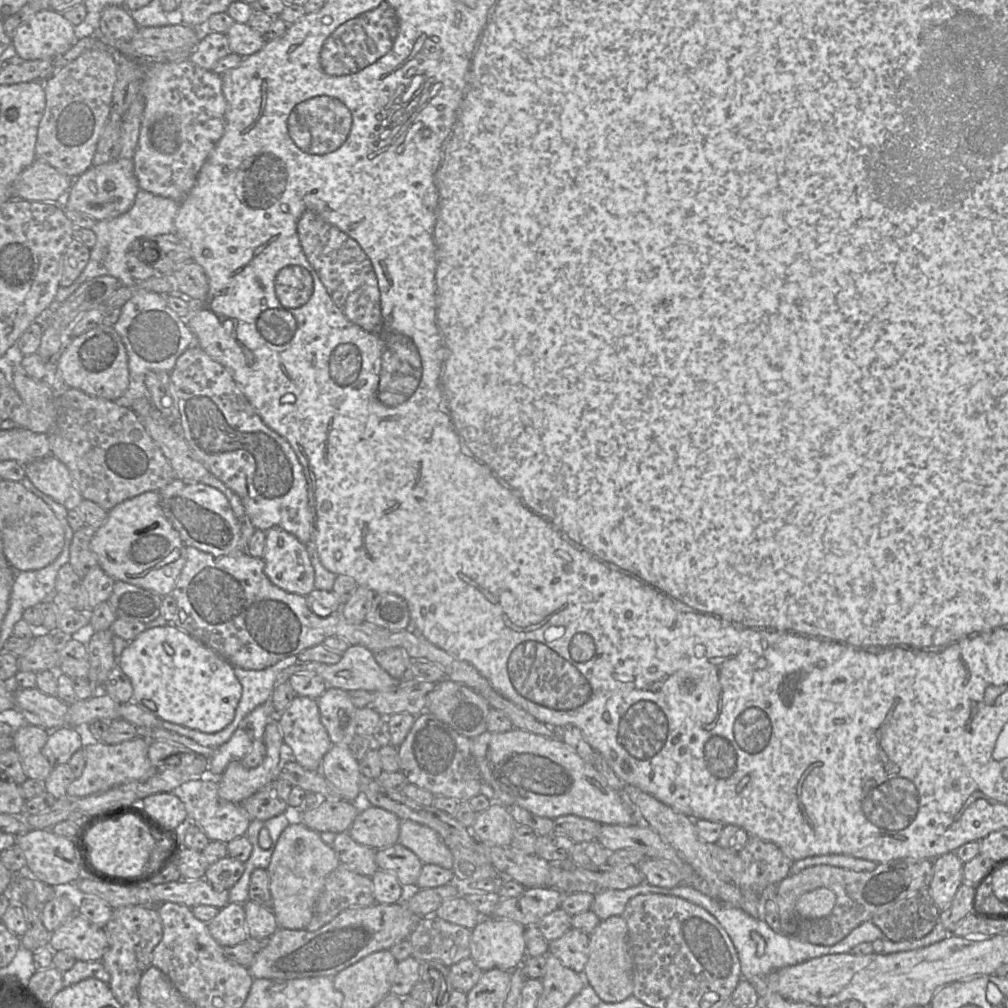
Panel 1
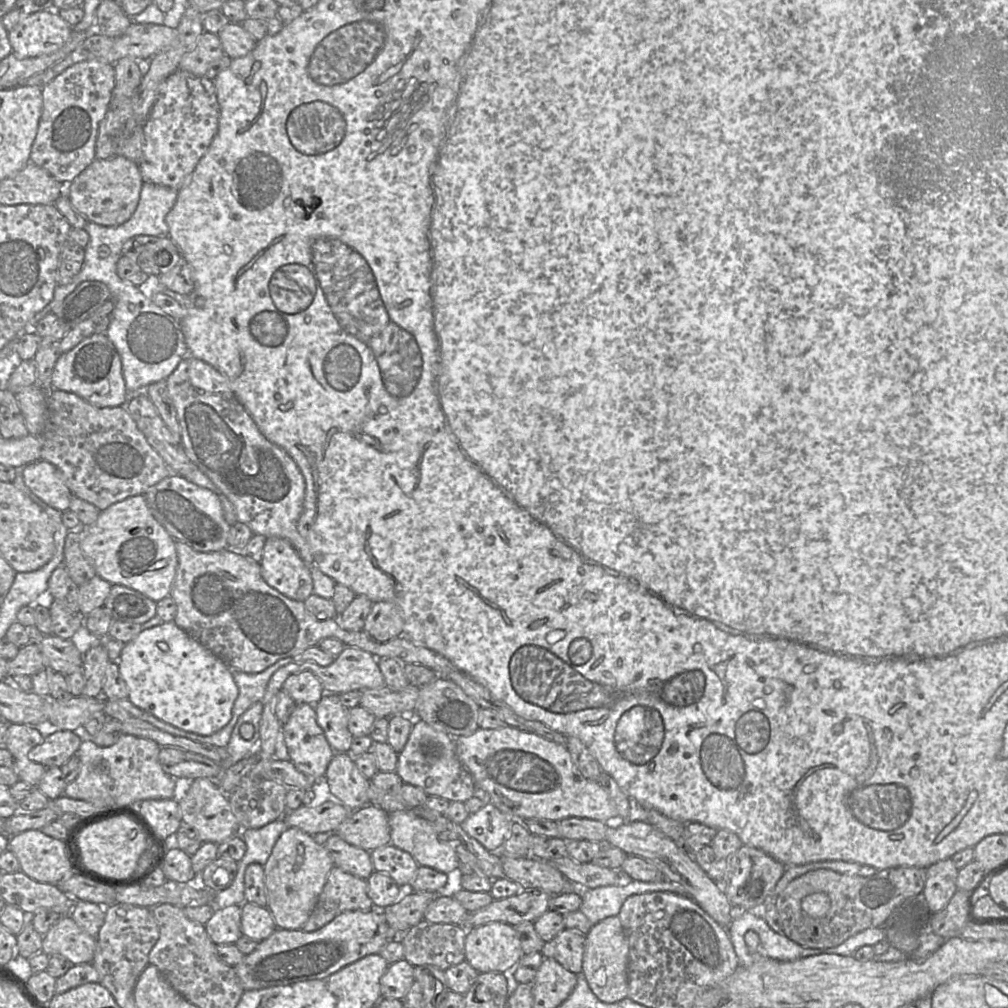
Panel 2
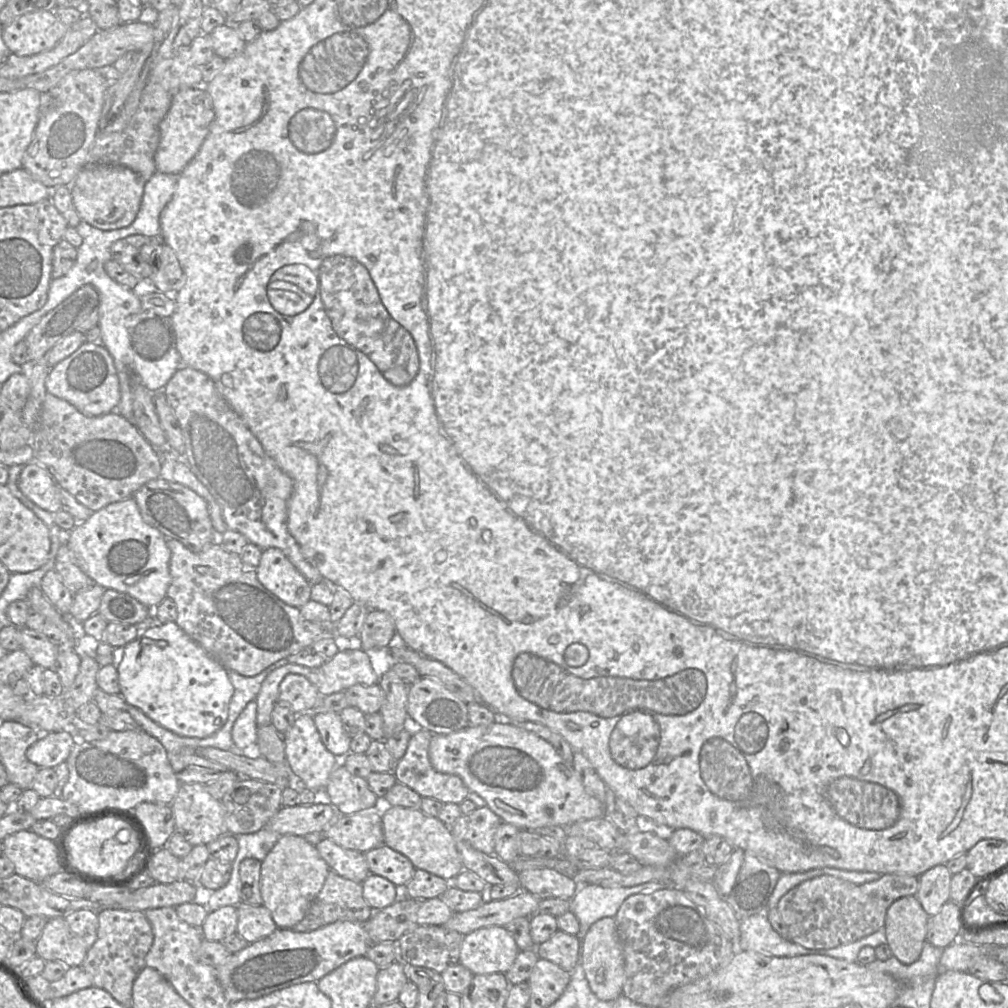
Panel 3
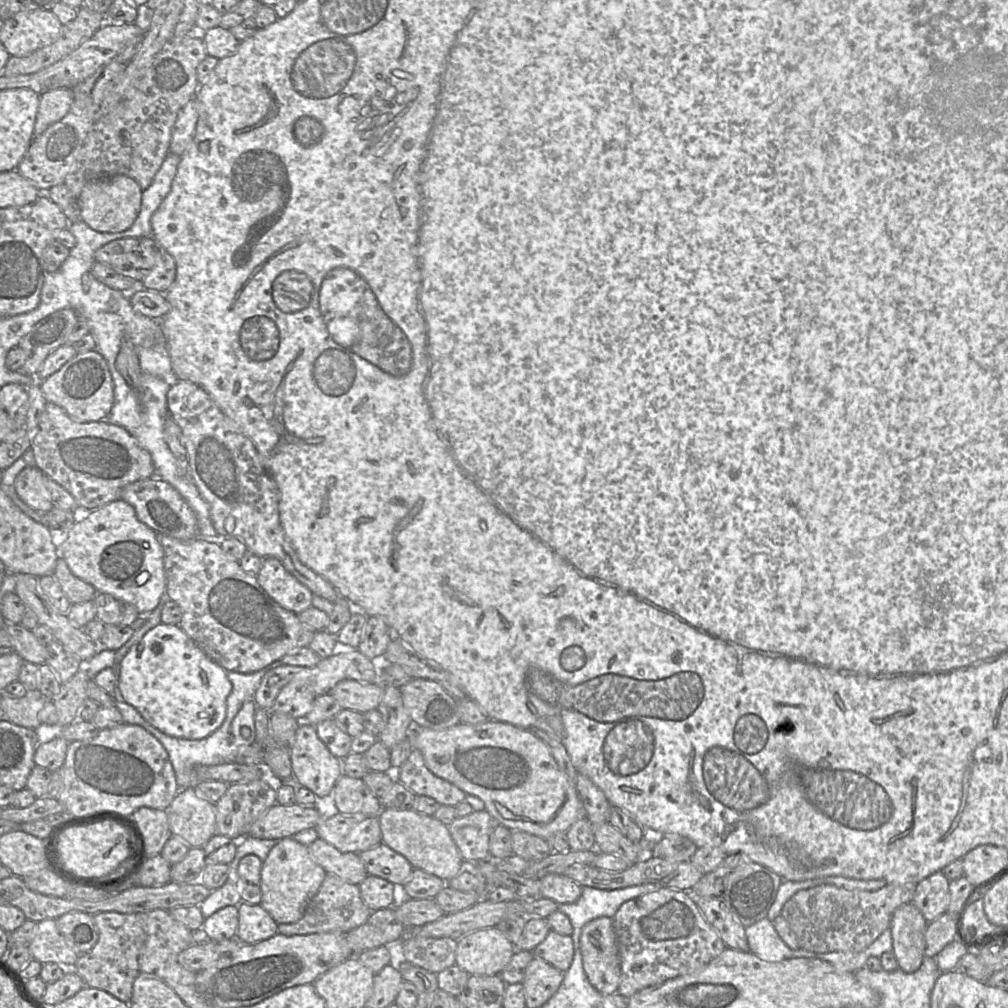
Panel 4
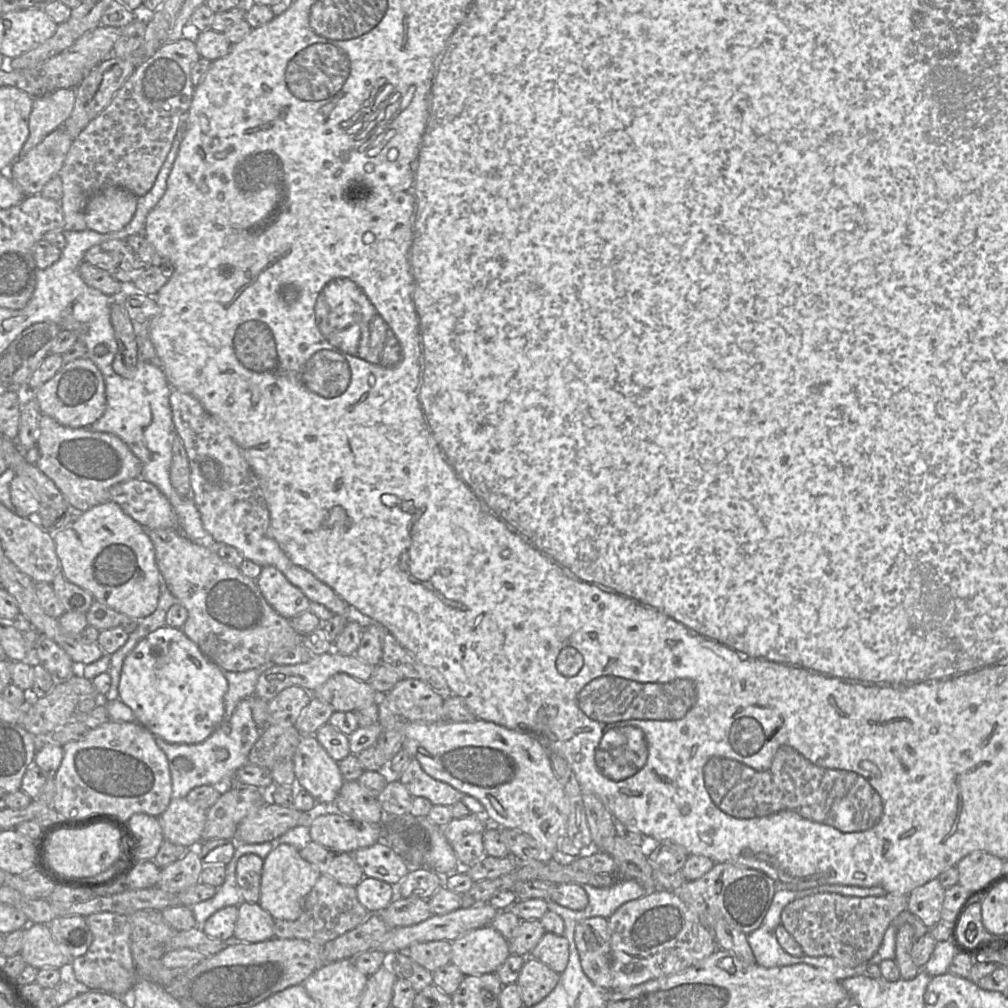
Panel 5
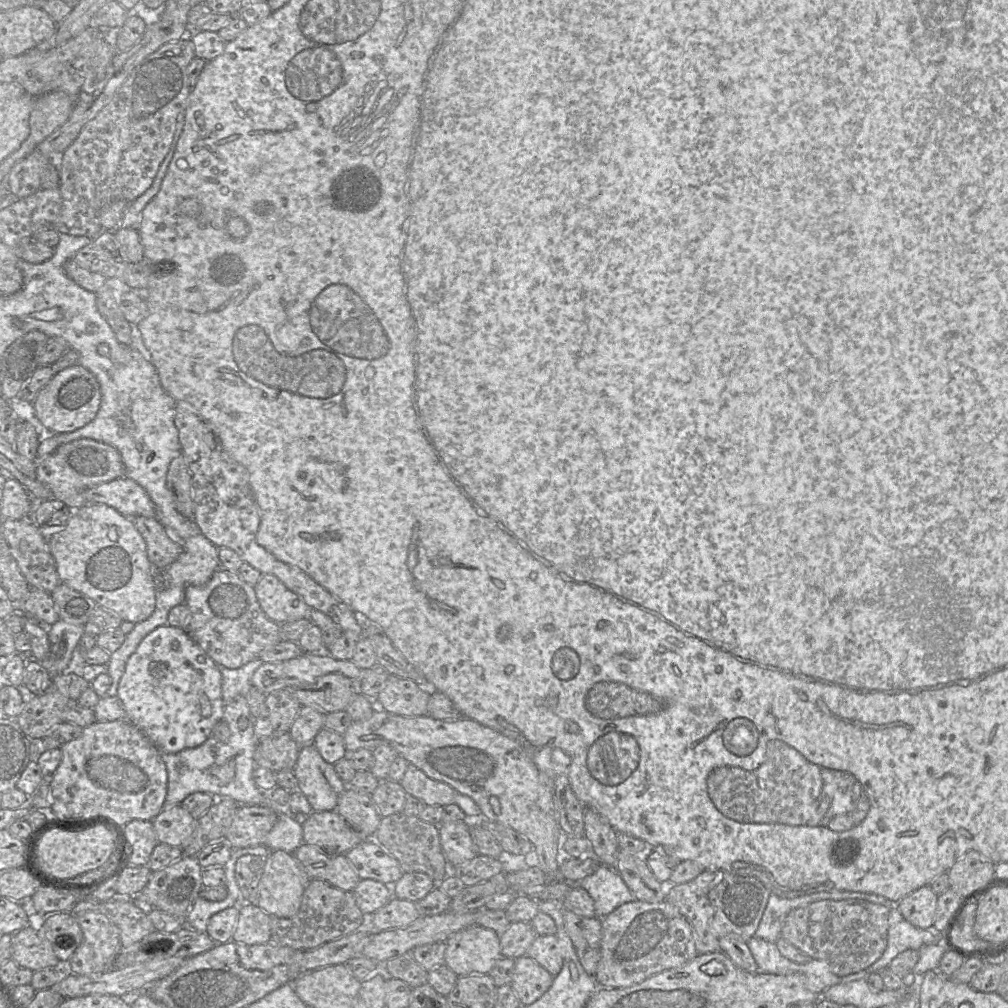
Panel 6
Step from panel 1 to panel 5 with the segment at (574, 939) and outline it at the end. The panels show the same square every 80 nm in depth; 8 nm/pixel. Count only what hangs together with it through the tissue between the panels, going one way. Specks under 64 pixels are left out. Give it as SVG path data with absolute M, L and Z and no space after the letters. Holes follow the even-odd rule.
M545 932L542 939L530 952L530 957L561 974L568 965L569 954L569 943L564 936Z

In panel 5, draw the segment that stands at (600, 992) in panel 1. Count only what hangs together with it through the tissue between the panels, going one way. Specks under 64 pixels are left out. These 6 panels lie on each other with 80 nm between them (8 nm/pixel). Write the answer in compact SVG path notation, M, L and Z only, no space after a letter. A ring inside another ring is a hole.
M597 916L579 922L575 928L575 943L585 975L598 988L611 990L608 919Z

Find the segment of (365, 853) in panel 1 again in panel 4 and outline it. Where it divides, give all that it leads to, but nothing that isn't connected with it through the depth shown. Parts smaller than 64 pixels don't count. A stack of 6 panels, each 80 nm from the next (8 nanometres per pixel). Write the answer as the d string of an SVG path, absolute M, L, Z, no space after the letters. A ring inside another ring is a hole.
M320 838L310 844L308 849L312 859L328 874L358 886L368 876L357 853L343 853Z

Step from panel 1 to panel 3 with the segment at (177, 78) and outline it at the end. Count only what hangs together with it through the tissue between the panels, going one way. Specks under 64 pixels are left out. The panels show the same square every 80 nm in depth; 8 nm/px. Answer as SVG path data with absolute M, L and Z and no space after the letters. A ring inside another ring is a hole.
M204 85L177 91L170 109L159 125L160 141L154 156L156 171L179 175L198 154L215 117L213 101Z

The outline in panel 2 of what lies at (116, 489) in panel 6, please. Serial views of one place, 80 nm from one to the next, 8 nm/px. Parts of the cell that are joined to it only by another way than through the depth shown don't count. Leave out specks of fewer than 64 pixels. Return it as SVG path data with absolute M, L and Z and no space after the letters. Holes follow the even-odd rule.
M173 474L151 486L143 495L152 516L174 540L186 543L199 552L228 547L231 526L224 518L220 496L216 493Z

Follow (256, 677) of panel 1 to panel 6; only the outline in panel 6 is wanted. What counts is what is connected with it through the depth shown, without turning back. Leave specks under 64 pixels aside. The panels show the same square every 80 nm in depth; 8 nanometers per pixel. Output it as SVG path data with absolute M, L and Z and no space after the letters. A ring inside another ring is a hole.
M259 658L238 669L218 666L222 675L222 700L224 707L240 695L245 697L246 692L252 685L251 680L254 672L263 664L264 662Z

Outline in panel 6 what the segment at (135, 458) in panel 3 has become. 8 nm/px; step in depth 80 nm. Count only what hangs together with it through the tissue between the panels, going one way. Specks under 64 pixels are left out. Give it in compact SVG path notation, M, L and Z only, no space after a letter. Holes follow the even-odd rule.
M88 438L59 446L36 465L37 479L51 490L52 499L59 500L74 510L86 505L86 490L121 478L124 476L124 471L122 458L113 446Z

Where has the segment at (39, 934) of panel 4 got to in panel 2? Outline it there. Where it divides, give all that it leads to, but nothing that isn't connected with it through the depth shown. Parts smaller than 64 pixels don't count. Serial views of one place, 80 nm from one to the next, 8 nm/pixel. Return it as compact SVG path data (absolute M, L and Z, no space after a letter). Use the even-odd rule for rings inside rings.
M62 916L43 936L42 951L59 954L72 964L92 963L97 939L80 928L69 916Z

